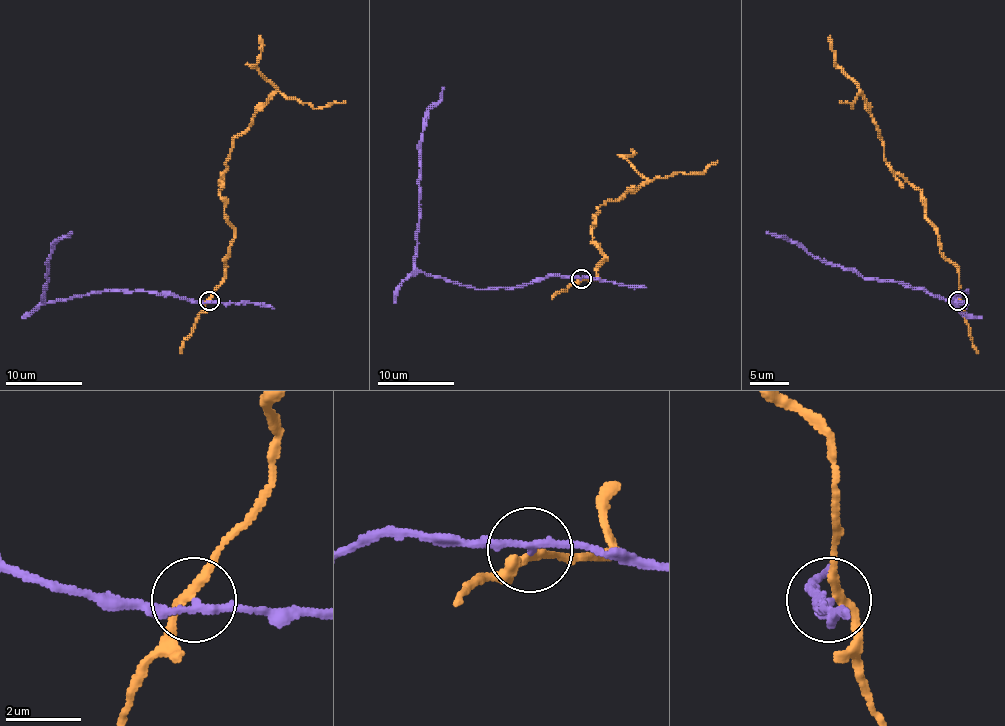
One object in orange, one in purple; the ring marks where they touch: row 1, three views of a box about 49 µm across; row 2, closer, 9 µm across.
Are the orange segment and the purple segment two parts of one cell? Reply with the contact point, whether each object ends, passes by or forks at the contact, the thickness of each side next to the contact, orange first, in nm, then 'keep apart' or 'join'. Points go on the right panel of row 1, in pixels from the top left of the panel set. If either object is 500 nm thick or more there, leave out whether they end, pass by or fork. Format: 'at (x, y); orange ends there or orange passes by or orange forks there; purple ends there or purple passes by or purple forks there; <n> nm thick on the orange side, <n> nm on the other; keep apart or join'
at (957, 300); orange passes by; purple passes by; 220 nm thick on the orange side, 190 nm on the other; keep apart

